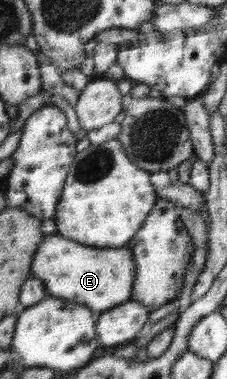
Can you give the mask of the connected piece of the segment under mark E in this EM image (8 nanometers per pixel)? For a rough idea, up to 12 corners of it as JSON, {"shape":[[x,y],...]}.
{"shape":[[45,236],[31,276],[105,312],[131,301],[129,247]]}

